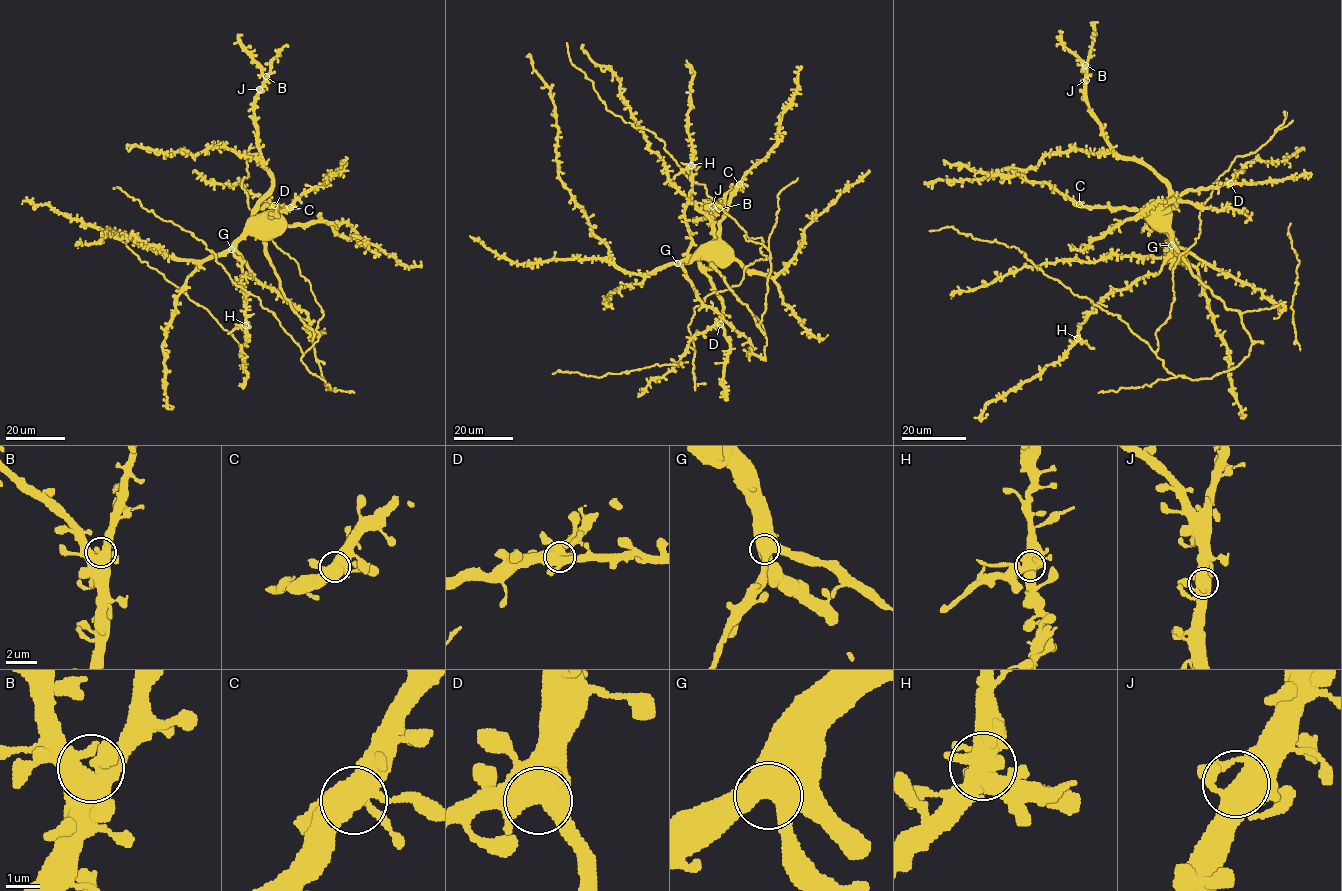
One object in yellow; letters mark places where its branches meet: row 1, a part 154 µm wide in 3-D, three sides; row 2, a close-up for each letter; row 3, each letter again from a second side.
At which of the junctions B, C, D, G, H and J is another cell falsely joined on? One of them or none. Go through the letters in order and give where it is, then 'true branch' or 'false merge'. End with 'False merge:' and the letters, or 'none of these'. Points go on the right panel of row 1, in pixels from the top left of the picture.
B: (1085, 65) | true branch
C: (1079, 204) | true branch
D: (1230, 183) | true branch
G: (1171, 245) | true branch
H: (1077, 338) | false merge
J: (1086, 80) | true branch
False merge: H

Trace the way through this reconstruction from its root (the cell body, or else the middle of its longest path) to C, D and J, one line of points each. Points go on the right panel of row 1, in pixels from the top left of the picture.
C: (1158, 217), (1150, 210), (1079, 204)
D: (1158, 217), (1157, 212), (1168, 206), (1182, 193), (1230, 183)
J: (1158, 217), (1157, 212), (1168, 200), (1168, 186), (1147, 166), (1123, 159), (1112, 148), (1089, 107), (1086, 80)

